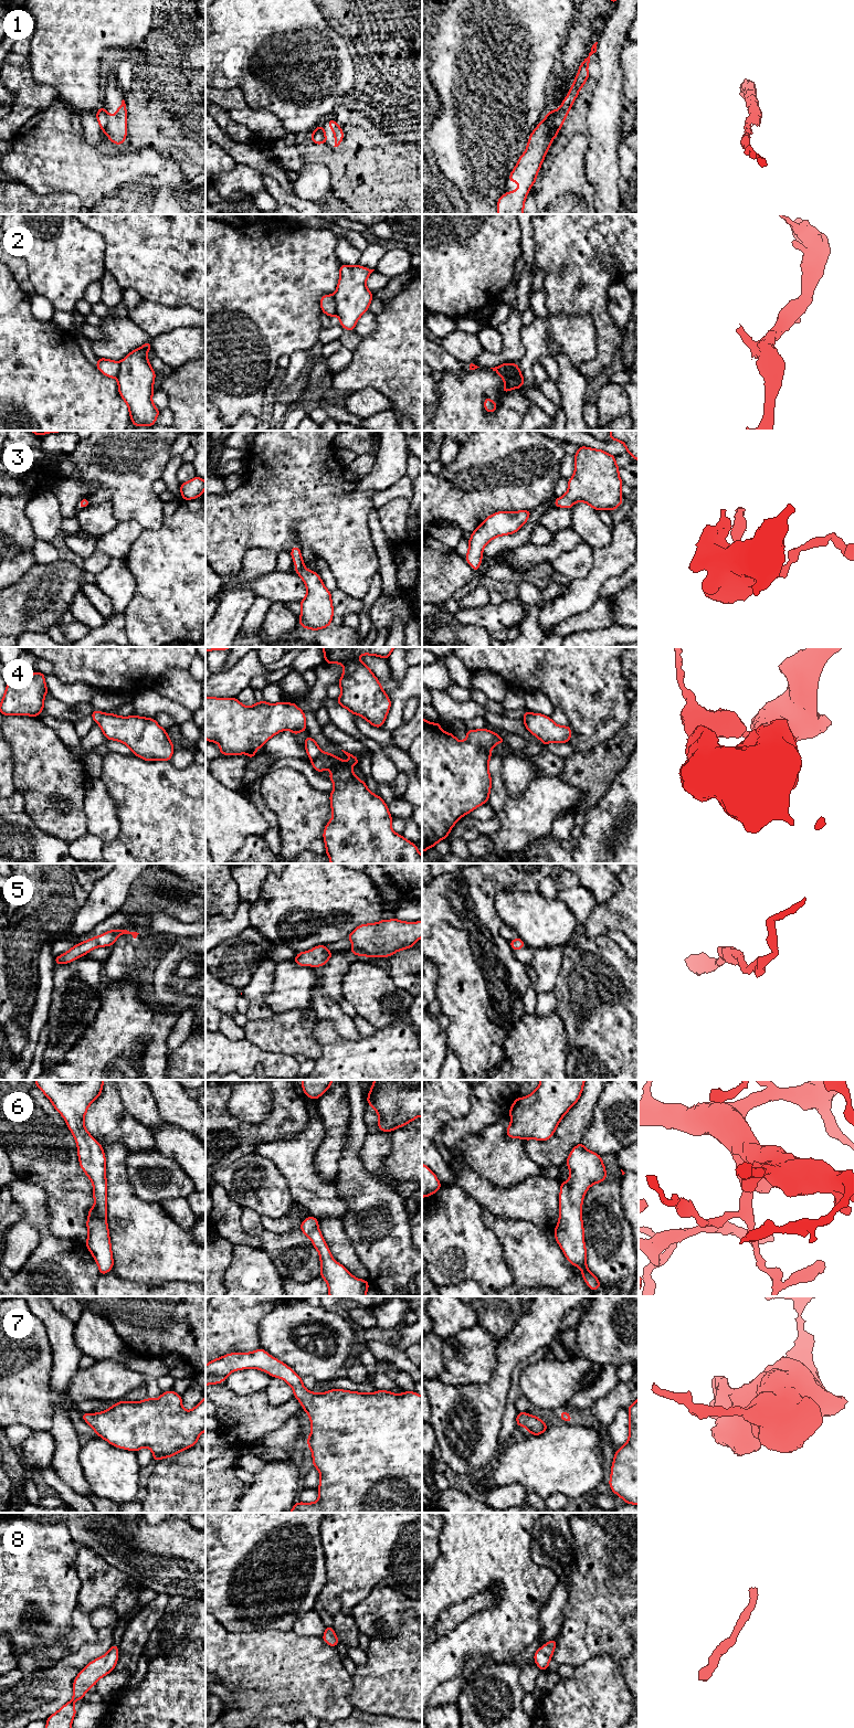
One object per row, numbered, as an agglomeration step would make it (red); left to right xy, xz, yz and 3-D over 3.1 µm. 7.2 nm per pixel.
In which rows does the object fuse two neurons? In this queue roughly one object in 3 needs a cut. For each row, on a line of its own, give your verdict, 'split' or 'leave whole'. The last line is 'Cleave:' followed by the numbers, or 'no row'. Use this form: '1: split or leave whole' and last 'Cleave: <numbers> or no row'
1: split
2: split
3: leave whole
4: split
5: leave whole
6: leave whole
7: leave whole
8: leave whole
Cleave: 1, 2, 4

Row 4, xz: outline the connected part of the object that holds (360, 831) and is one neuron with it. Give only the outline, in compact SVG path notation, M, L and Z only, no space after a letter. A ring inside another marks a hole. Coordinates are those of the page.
M323 751L312 762L316 772L333 771L328 780L334 783L334 792L329 793L334 816L323 833L330 863L422 863L422 855L417 845L393 831L388 805L379 795L371 793L366 782L359 780L352 772L351 765L359 766L358 757L341 751L349 757L349 763Z

